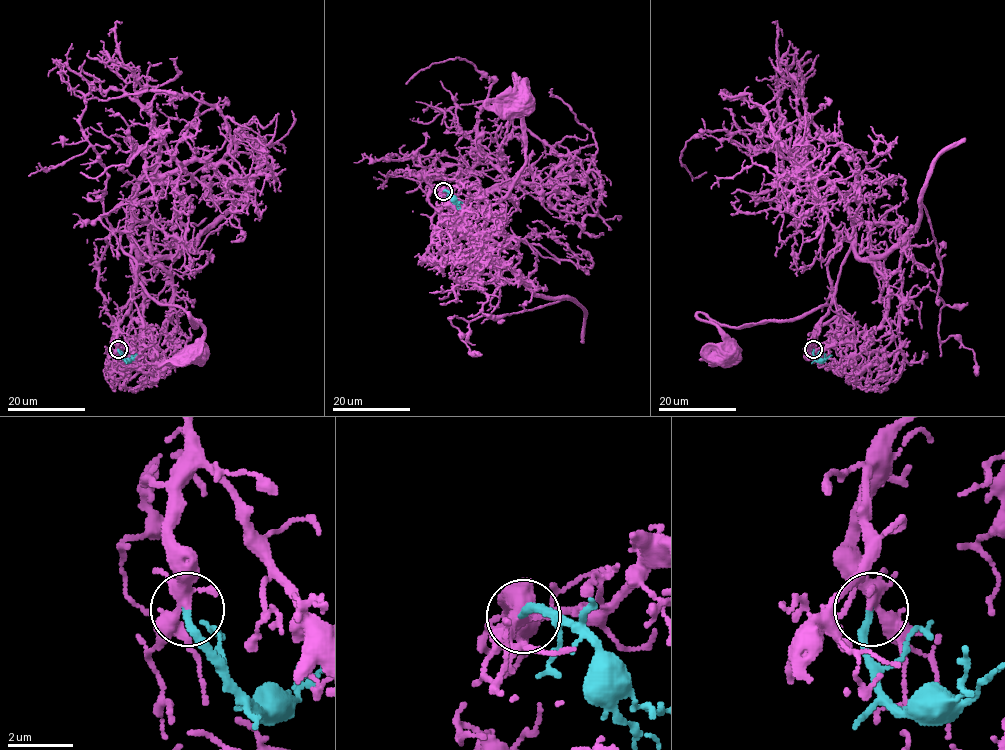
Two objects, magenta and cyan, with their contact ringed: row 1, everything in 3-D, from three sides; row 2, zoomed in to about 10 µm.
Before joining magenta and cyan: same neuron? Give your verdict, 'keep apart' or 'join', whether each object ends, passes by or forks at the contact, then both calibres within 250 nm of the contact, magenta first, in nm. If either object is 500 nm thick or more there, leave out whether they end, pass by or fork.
join; magenta forks; cyan ends; calibres 300 and 240 nm

